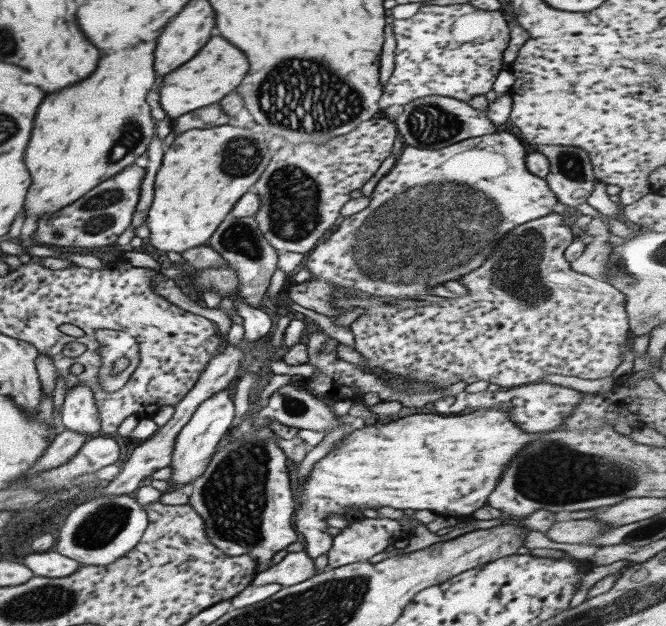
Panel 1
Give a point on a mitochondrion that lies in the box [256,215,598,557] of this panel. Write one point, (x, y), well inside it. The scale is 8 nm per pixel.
(517, 267)

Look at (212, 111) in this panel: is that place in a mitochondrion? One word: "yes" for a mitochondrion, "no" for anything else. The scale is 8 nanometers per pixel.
no

